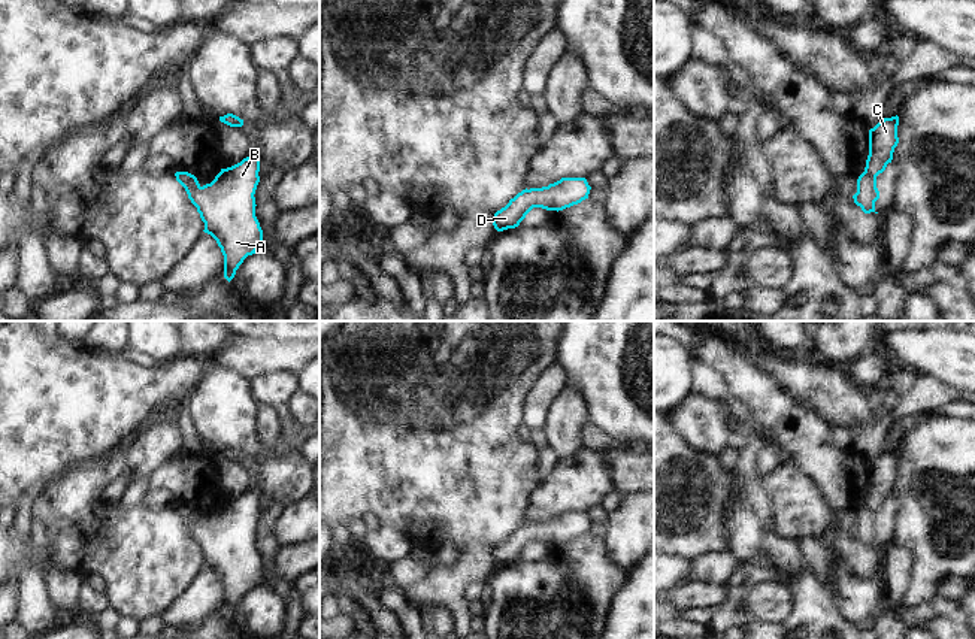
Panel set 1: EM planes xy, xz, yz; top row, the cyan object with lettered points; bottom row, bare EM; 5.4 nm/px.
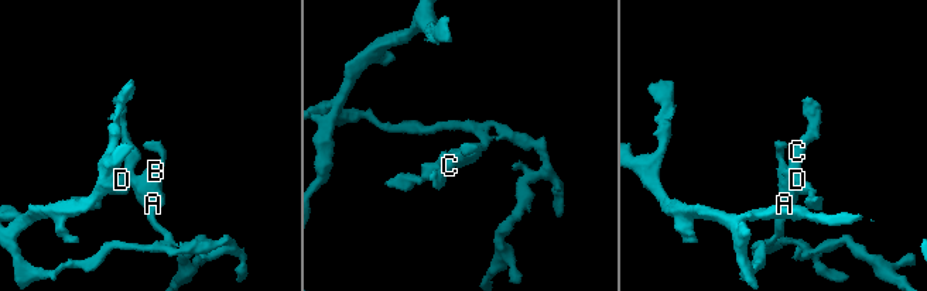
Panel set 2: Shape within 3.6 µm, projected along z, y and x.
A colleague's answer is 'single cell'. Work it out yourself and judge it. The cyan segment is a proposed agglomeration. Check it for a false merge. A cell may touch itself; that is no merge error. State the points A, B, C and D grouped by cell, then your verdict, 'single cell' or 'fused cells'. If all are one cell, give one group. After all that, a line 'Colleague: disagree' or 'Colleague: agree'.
A B C D; single cell
Colleague: agree

